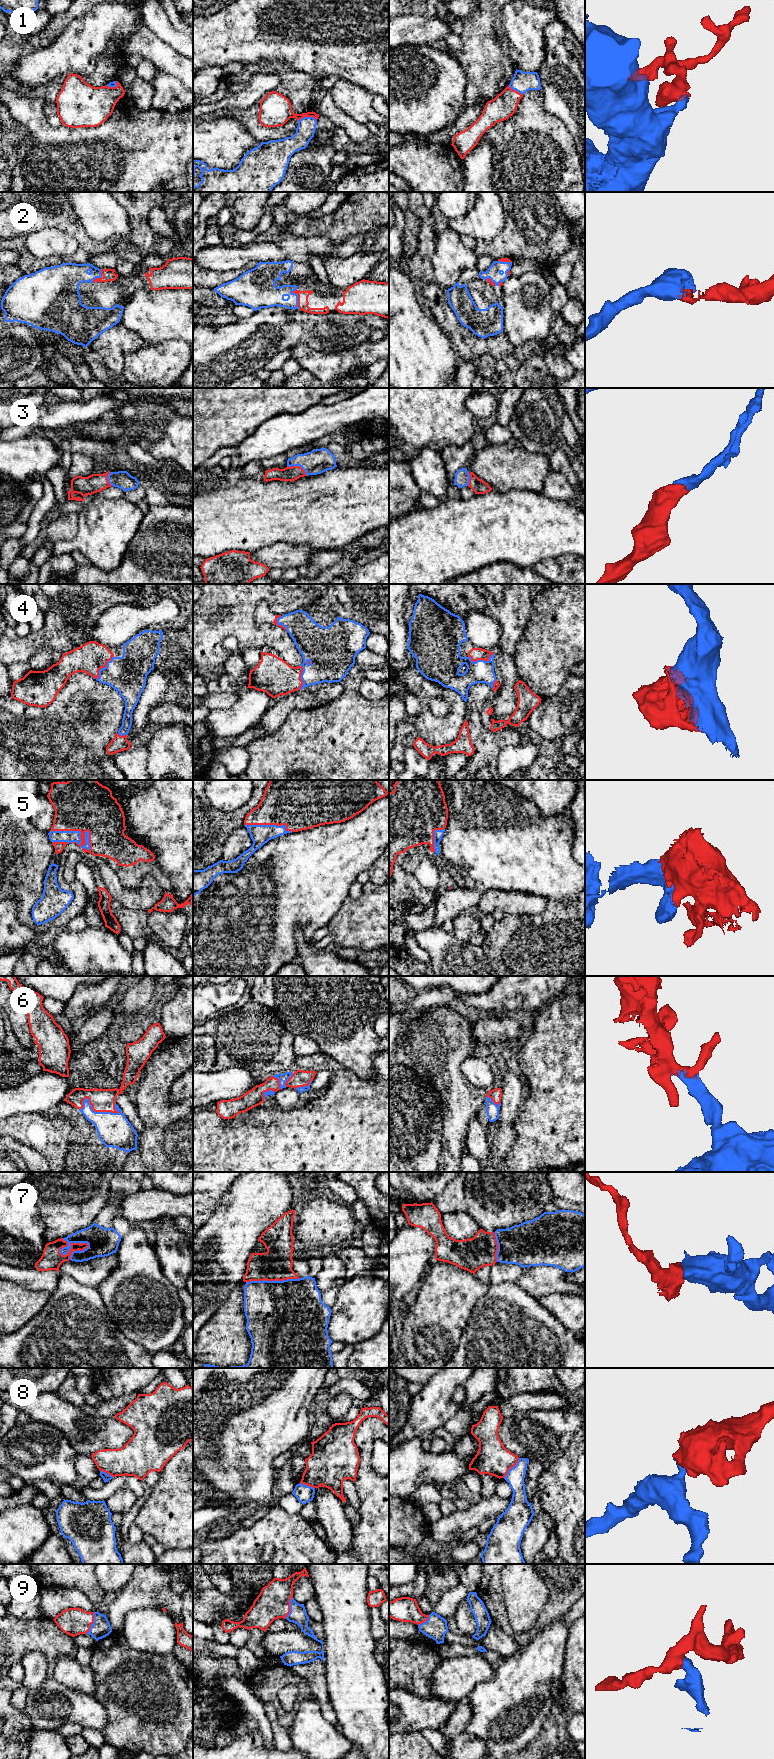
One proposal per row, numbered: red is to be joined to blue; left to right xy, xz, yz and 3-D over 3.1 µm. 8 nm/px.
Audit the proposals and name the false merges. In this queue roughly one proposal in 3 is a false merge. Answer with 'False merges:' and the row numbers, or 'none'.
False merges: 8

